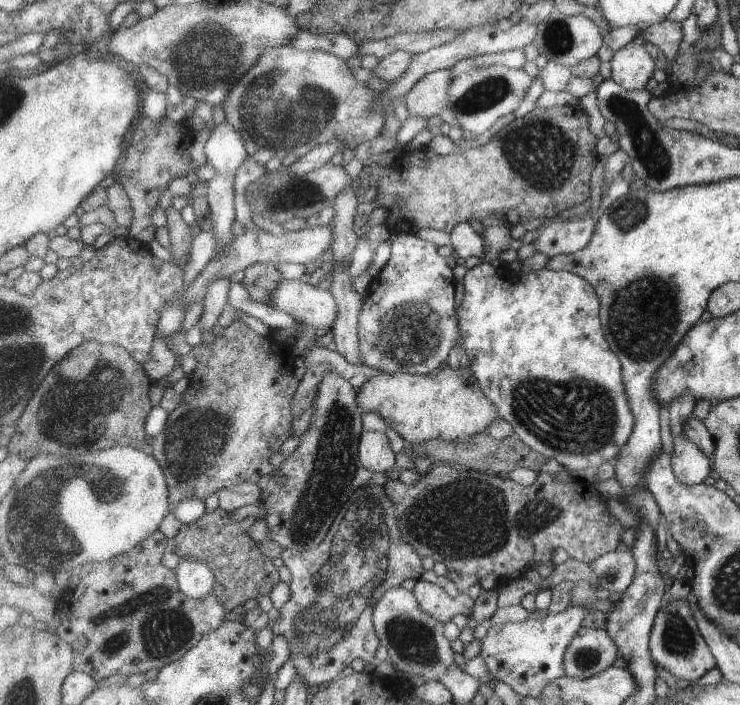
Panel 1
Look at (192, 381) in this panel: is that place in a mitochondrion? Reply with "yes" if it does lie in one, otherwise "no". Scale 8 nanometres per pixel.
no

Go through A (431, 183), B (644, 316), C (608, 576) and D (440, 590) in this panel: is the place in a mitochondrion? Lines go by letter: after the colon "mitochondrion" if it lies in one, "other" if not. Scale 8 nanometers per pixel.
A: other
B: mitochondrion
C: mitochondrion
D: other

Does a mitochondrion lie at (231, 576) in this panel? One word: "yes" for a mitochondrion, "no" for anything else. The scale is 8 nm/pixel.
no

